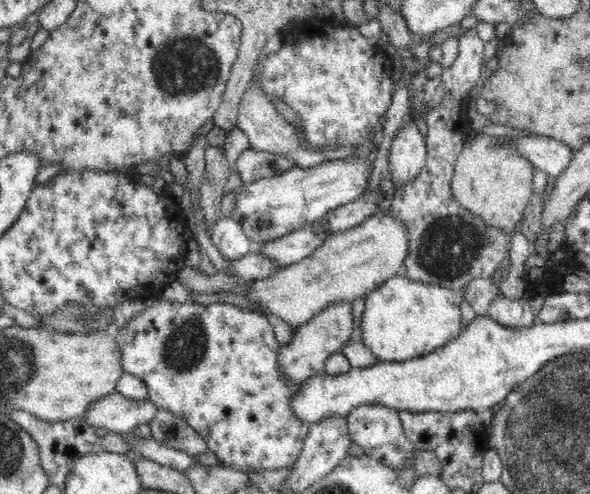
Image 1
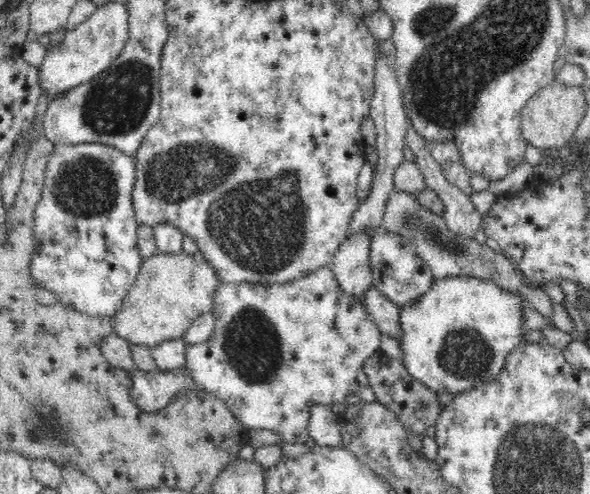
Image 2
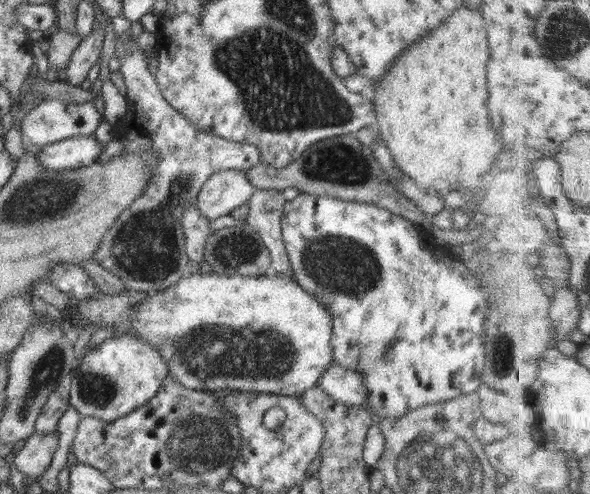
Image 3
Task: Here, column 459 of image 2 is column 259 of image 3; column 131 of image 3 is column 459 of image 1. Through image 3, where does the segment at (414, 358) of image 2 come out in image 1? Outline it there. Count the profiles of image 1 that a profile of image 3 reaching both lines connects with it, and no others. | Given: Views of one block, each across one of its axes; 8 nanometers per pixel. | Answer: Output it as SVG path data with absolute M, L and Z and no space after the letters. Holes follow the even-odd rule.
M402 273L365 296L360 341L378 362L403 362L421 358L446 346L462 332L461 293L448 287L416 282Z

